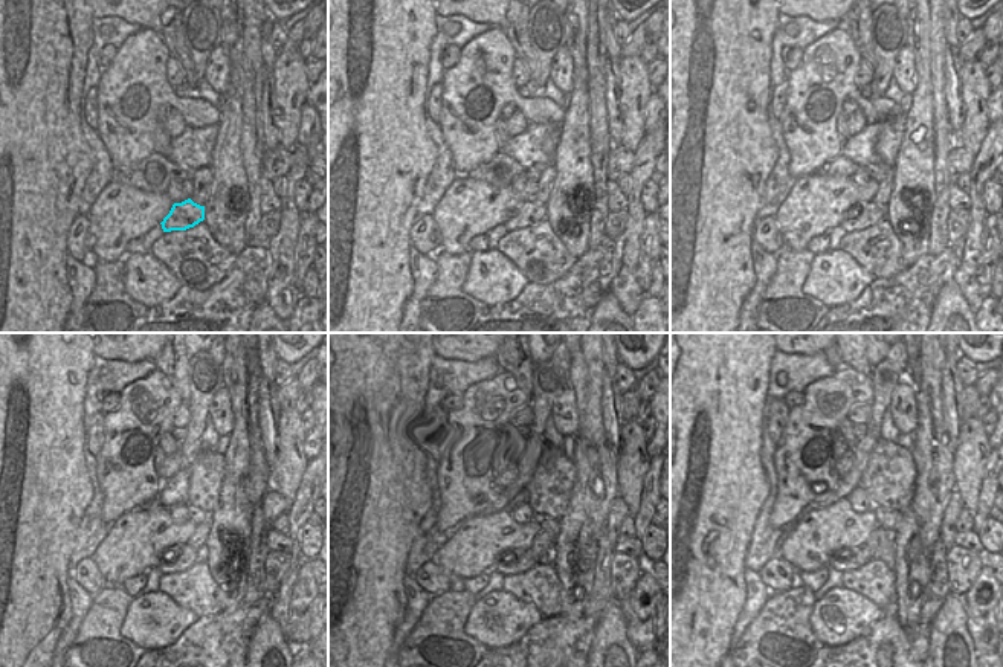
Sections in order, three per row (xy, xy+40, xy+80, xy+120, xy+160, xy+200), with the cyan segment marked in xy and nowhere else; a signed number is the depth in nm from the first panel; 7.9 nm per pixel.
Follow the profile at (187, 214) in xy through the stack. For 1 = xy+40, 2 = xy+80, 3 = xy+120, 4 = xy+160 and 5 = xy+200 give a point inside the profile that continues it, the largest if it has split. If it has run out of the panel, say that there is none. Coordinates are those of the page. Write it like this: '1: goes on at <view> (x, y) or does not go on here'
1: goes on at xy+40 (530, 212)
2: goes on at xy+80 (870, 214)
3: goes on at xy+120 (185, 556)
4: goes on at xy+160 (525, 559)
5: goes on at xy+200 (843, 560)

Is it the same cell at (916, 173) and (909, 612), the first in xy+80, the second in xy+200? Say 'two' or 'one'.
one

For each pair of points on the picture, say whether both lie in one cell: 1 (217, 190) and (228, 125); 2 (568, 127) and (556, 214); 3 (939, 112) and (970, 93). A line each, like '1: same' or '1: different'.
1: same
2: same
3: different

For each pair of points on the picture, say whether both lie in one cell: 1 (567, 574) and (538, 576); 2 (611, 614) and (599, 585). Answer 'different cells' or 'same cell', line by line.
1: different cells
2: different cells

